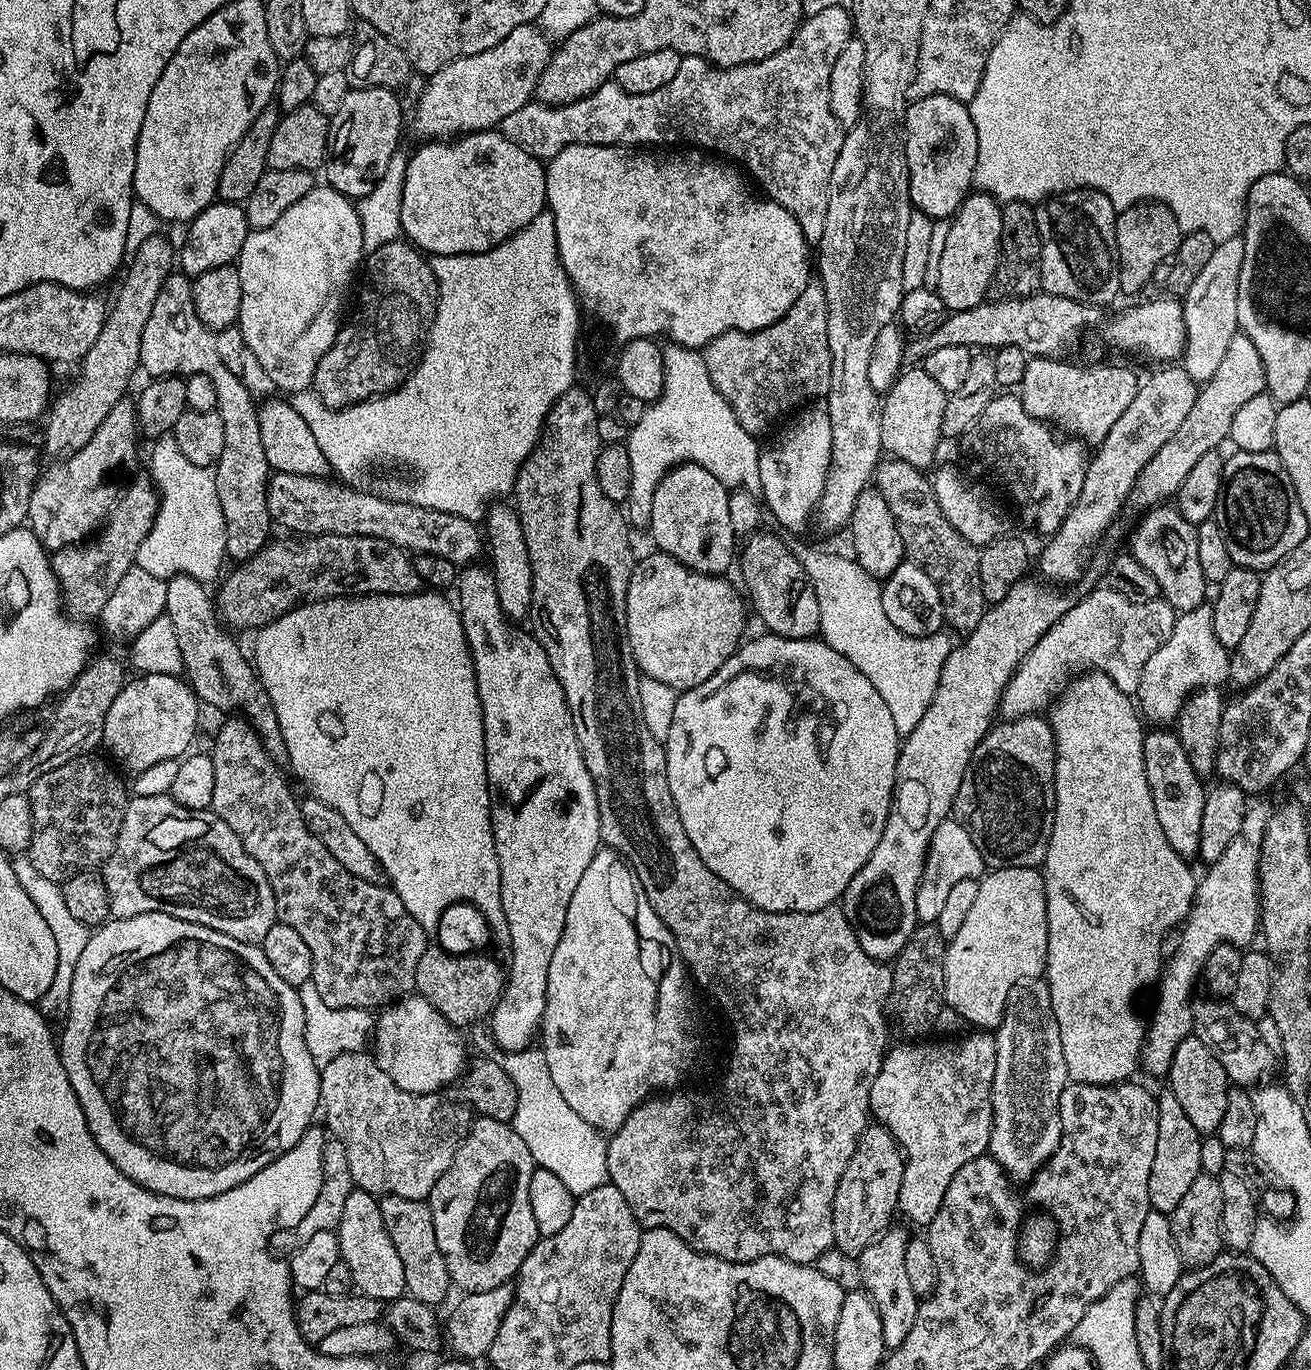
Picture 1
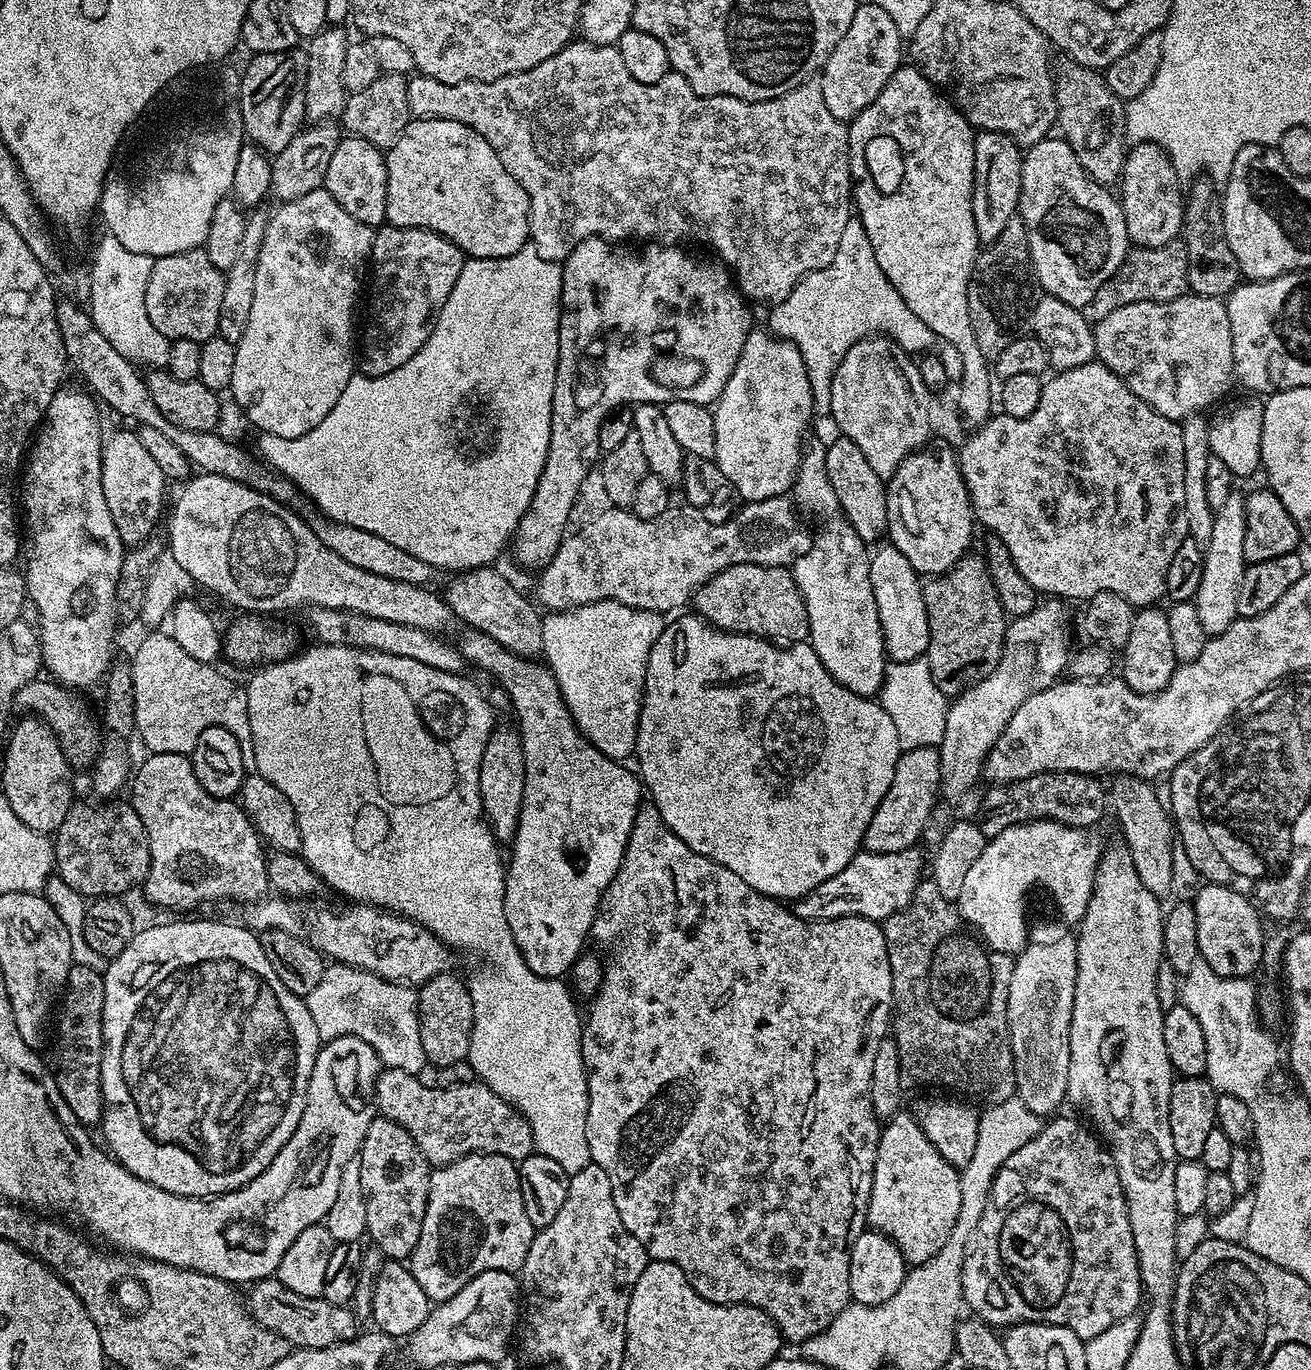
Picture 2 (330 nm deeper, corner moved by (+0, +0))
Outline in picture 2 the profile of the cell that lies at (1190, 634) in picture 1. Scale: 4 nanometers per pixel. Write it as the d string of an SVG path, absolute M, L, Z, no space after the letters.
M1234 490L1223 506L1214 509L1214 531L1204 551L1202 586L1196 591L1195 605L1202 630L1208 637L1222 634L1238 619L1238 586L1242 586L1242 574L1246 567L1242 542L1246 538L1245 493Z

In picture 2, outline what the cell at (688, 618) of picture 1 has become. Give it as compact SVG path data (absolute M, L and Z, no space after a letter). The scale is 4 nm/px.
M735 564L722 570L694 593L695 615L724 632L759 636L777 646L802 644L808 640L810 622L806 602L787 567Z

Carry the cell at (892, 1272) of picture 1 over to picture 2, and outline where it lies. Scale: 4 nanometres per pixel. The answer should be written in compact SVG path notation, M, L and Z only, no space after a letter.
M904 1110L897 1112L891 1120L883 1125L878 1142L878 1154L874 1162L874 1182L870 1190L867 1227L880 1232L883 1236L888 1236L896 1243L898 1250L902 1250L905 1261L909 1265L913 1265L934 1258L934 1254L938 1254L938 1250L942 1250L942 1246L946 1246L946 1238L950 1238L950 1230L954 1230L954 1222L958 1218L958 1208L962 1206L962 1186L960 1185L960 1172L950 1162L946 1162L946 1158L942 1158L942 1154L934 1148L934 1142L930 1142L930 1138L922 1130L922 1126L916 1121L915 1115L908 1113L907 1116L906 1112Z

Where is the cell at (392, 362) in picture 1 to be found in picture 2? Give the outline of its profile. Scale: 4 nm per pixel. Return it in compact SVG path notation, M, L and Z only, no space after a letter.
M381 226L375 229L372 238L372 254L370 257L370 276L372 272L372 305L368 308L368 325L364 328L364 356L359 357L358 368L365 376L385 376L398 366L405 364L430 338L432 325L440 308L450 298L450 290L454 290L454 282L458 282L458 274L462 274L465 262L464 251L454 242L437 232L425 228L393 228Z

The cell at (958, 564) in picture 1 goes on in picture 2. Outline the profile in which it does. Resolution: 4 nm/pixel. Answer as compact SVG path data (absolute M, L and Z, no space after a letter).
M965 554L943 576L925 579L922 584L930 630L926 659L938 690L949 698L959 696L971 684L989 676L994 666L998 666L1009 625L1002 602L998 602L984 556L972 555Z

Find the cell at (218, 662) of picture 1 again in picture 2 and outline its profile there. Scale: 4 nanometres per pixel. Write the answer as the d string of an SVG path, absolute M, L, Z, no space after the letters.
M135 431L116 432L103 441L101 450L102 491L109 506L110 516L114 520L122 543L126 546L138 546L157 531L160 511L164 508L164 487L166 481L158 462L150 458L146 446Z

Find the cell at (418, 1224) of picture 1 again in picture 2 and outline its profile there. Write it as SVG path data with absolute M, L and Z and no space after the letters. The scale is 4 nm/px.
M381 1115L366 1130L358 1159L369 1239L388 1260L411 1259L428 1205L431 1164L402 1126Z

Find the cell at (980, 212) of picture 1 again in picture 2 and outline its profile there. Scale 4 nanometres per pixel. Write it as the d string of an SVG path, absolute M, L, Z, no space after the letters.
M1001 132L975 133L974 142L974 182L972 183L972 209L974 210L974 226L976 236L981 245L987 246L1002 234L1006 222L1017 215L1020 207L1020 191L1022 190L1022 155L1021 145L1016 144Z

